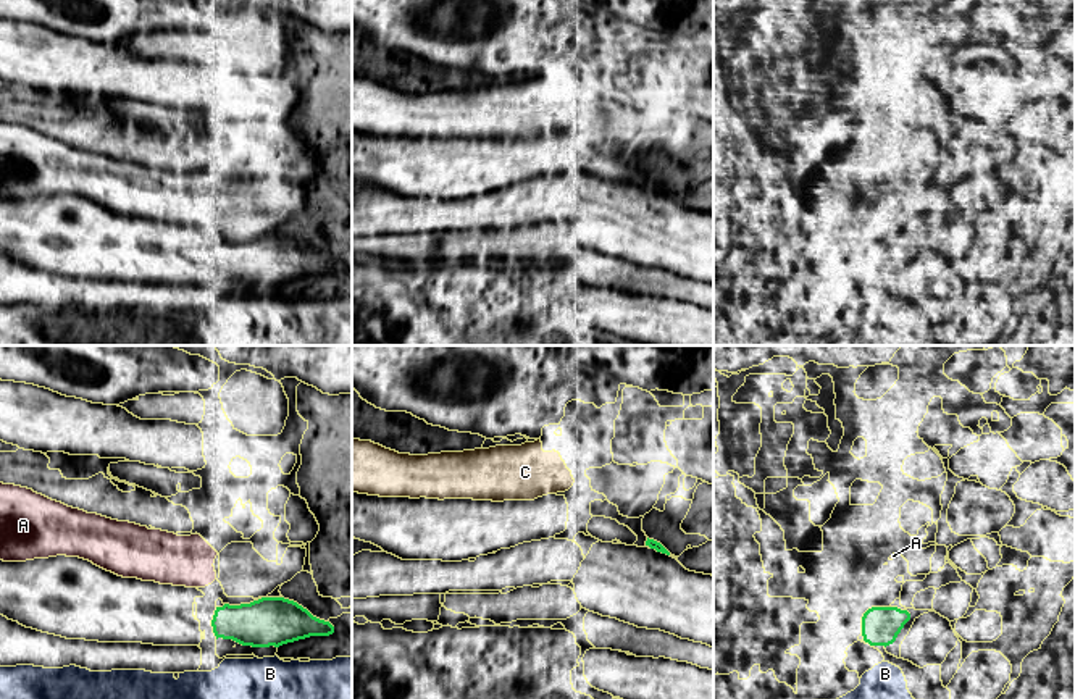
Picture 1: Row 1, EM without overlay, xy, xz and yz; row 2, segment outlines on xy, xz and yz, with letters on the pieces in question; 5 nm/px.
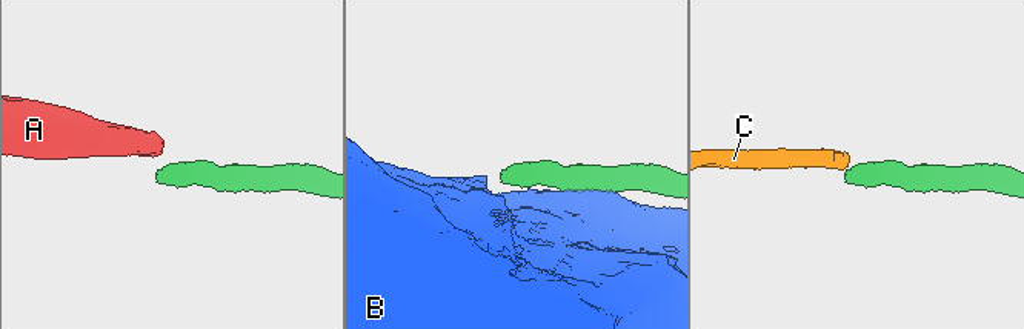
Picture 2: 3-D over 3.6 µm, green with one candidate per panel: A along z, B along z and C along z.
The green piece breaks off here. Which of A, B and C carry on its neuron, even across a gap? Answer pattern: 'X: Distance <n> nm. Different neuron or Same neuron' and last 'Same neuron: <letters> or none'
A: Distance 120 nm. Different neuron
B: Distance 50 nm. Different neuron
C: Distance 460 nm. Same neuron
Same neuron: C

